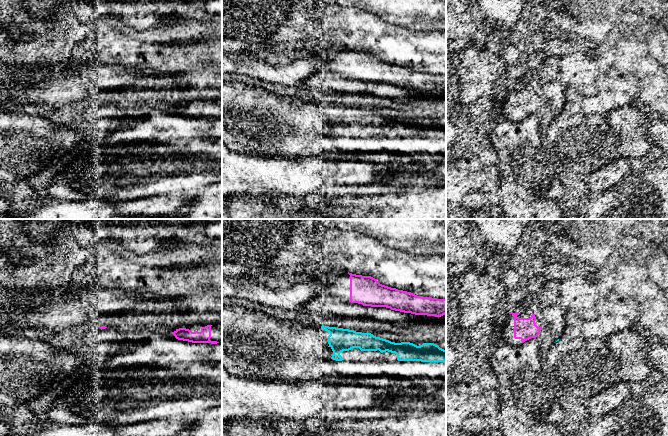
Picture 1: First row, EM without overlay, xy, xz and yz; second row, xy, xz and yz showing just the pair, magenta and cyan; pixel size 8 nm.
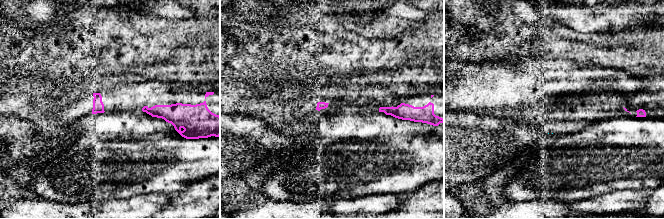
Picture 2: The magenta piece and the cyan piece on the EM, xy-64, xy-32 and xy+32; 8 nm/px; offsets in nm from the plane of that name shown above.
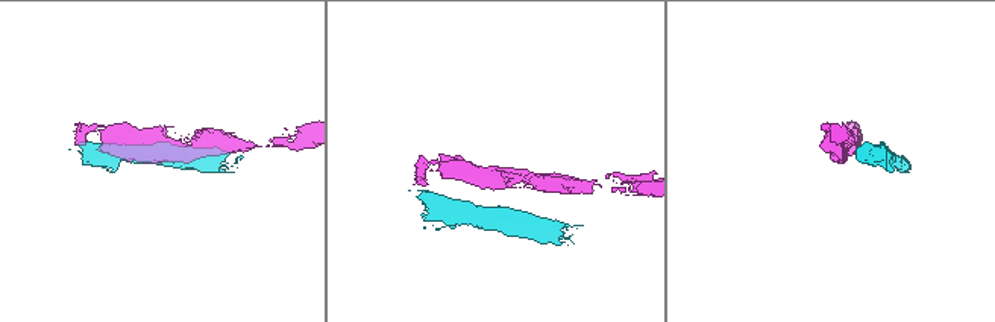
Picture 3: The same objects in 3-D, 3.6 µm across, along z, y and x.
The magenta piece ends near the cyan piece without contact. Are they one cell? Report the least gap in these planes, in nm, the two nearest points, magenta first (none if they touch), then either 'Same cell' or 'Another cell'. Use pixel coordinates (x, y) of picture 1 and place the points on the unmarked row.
Distance 220 nm. Across: xz (363, 81), (353, 106). Another cell

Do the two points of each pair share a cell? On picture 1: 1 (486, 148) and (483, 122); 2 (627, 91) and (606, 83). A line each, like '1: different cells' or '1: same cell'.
1: same cell
2: same cell

